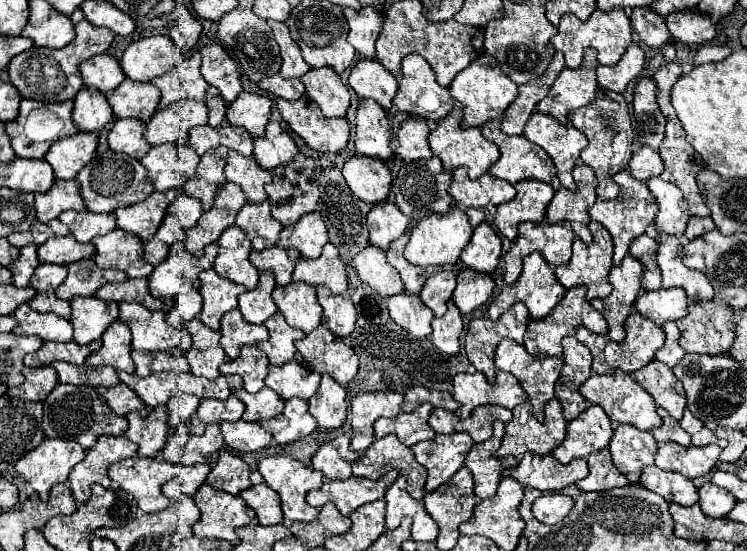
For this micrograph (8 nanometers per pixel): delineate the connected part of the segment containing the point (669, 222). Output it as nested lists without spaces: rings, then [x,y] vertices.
[[[658,176],[650,178],[646,184],[658,200],[658,214],[654,220],[656,228],[660,232],[670,232],[672,236],[682,236],[686,230],[688,218],[690,218],[688,204],[686,204],[682,192],[674,184],[664,182]]]

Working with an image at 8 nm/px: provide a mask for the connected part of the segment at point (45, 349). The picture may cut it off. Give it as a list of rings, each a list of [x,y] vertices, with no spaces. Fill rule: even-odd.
[[[74,340],[72,342],[44,342],[40,352],[24,356],[24,364],[26,366],[44,366],[44,364],[50,364],[52,360],[62,360],[62,362],[70,362],[70,364],[84,364],[86,356],[98,348],[100,348],[100,340],[86,344],[86,346],[80,346]]]

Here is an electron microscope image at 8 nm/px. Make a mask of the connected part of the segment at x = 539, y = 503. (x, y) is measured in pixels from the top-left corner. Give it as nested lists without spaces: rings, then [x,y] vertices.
[[[544,494],[540,496],[534,504],[532,504],[532,512],[536,516],[538,522],[544,524],[556,524],[562,518],[568,516],[568,512],[572,510],[574,500],[566,494]]]

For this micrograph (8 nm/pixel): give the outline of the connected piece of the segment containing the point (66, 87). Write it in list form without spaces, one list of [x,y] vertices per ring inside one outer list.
[[[82,20],[76,24],[76,38],[58,50],[50,50],[50,48],[30,48],[18,56],[14,56],[8,64],[8,74],[10,74],[10,82],[20,90],[20,94],[24,98],[32,98],[32,100],[40,100],[40,102],[64,102],[64,100],[72,100],[78,90],[82,90],[82,78],[78,72],[78,64],[82,60],[88,60],[96,54],[104,54],[110,44],[114,40],[114,34],[110,28],[98,28],[92,26],[90,22]]]

